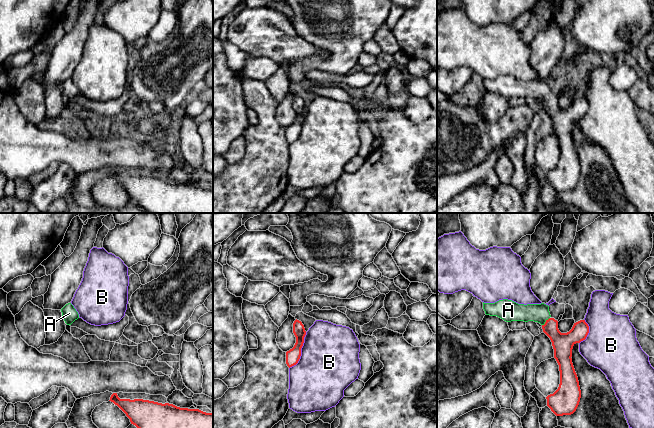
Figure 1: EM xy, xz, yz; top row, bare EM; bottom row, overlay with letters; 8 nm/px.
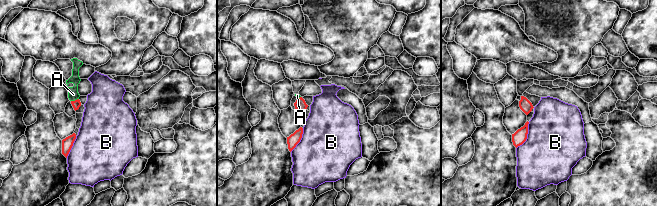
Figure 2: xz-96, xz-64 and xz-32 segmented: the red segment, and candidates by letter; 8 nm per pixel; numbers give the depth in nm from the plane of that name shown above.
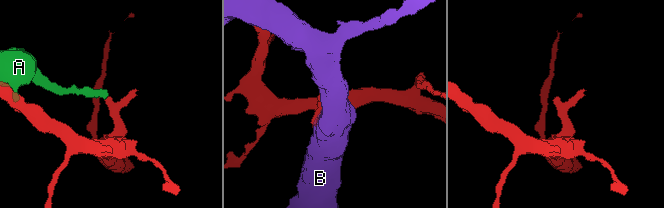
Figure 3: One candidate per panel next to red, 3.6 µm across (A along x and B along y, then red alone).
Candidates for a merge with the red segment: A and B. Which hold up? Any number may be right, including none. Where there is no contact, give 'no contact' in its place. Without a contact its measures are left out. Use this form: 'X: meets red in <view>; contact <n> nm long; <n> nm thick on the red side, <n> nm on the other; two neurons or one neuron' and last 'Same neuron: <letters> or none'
A: meets red in yz; contact 90 nm long; 170 nm thick on the red side, 150 nm on the other; one neuron
B: meets red in xz; contact 320 nm long; 110 nm thick on the red side, 480 nm on the other; two neurons
Same neuron: A

